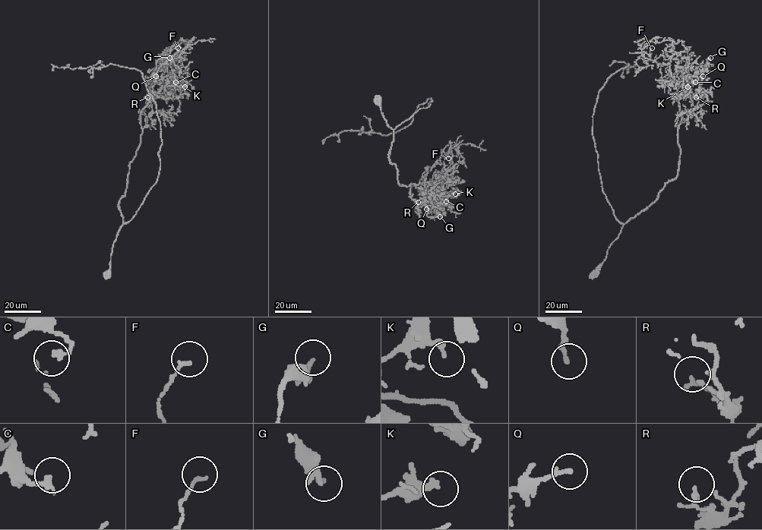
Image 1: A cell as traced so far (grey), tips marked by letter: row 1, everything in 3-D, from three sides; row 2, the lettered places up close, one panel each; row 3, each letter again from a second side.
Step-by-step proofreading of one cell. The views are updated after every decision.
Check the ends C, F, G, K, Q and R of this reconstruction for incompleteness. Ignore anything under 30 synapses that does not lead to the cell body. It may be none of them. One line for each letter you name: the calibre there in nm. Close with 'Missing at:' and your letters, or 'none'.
Q: 180 nm
Missing at: Q

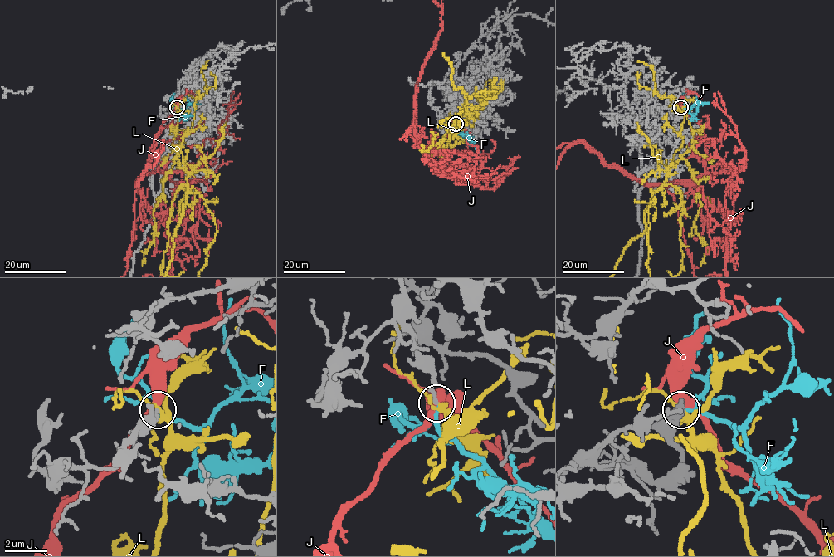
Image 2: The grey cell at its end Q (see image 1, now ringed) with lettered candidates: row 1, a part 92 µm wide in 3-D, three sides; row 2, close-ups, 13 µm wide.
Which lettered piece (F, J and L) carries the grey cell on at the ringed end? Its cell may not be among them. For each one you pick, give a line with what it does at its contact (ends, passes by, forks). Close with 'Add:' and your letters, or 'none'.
F: it passes by
Add: F

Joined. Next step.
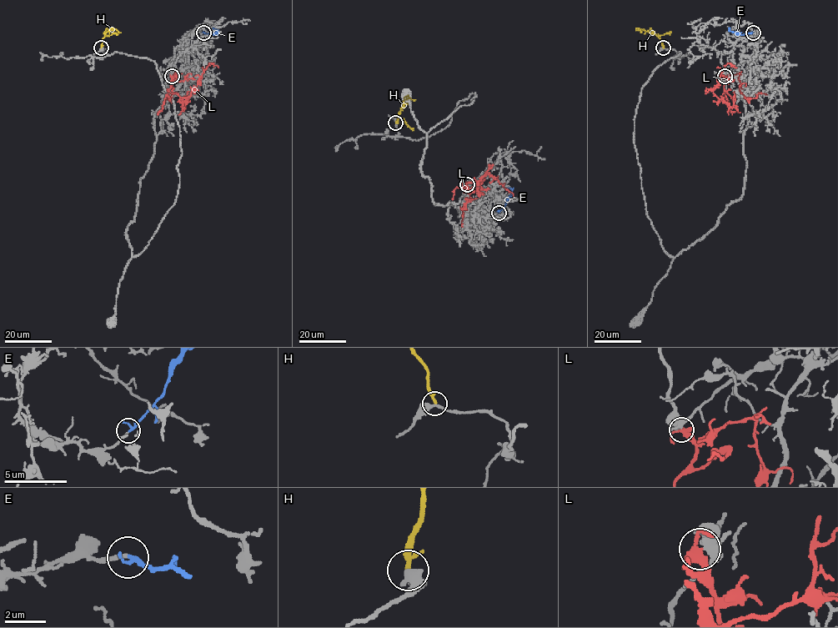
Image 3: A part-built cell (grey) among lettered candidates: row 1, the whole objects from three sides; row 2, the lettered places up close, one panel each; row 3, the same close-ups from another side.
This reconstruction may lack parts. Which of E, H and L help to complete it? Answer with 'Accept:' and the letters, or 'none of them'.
Accept: E

